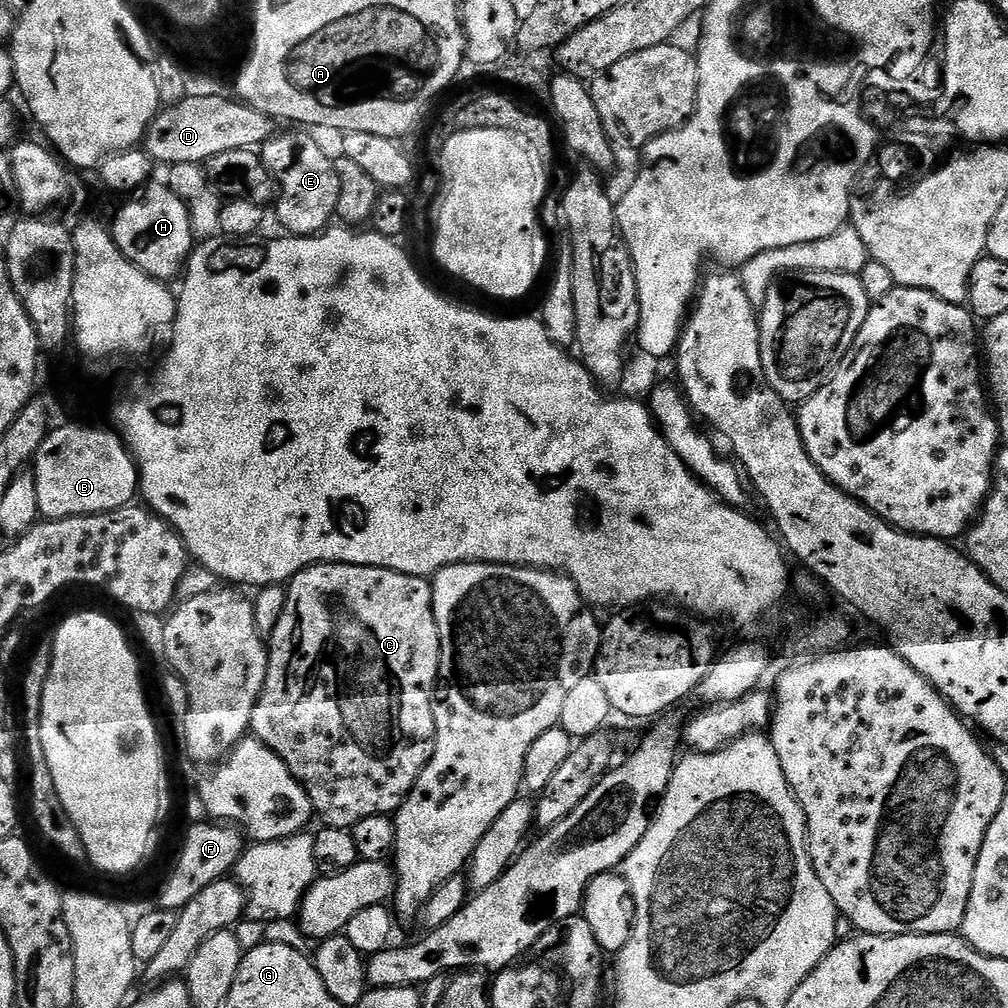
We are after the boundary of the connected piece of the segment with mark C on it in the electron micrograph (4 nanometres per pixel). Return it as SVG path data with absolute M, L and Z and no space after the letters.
M313 564L292 577L287 585L288 600L278 619L277 628L270 637L268 669L262 694L254 706L251 735L274 750L282 762L294 774L294 778L306 790L312 803L312 811L330 828L351 830L362 818L392 816L402 806L412 787L418 782L426 762L436 753L436 727L432 709L432 693L440 678L440 635L438 622L434 622L432 609L432 585L425 577L402 574L374 566L353 564Z

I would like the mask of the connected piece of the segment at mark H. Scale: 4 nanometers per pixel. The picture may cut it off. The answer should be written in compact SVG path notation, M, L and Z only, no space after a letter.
M152 182L139 193L140 200L132 200L120 208L120 213L110 220L110 231L118 250L126 254L150 278L172 282L185 271L194 247L190 214L178 198L168 189L167 183Z

